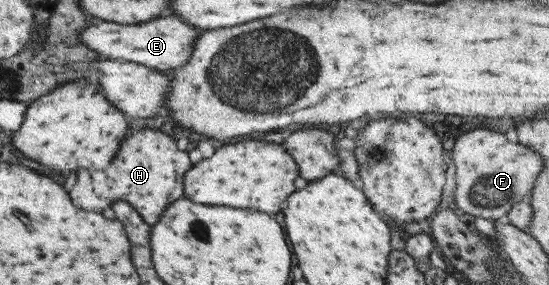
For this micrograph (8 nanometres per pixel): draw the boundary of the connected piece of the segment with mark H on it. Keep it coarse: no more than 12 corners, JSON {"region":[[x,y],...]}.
{"region":[[130,133],[76,207],[128,201],[148,225],[183,195],[190,165],[172,137]]}

